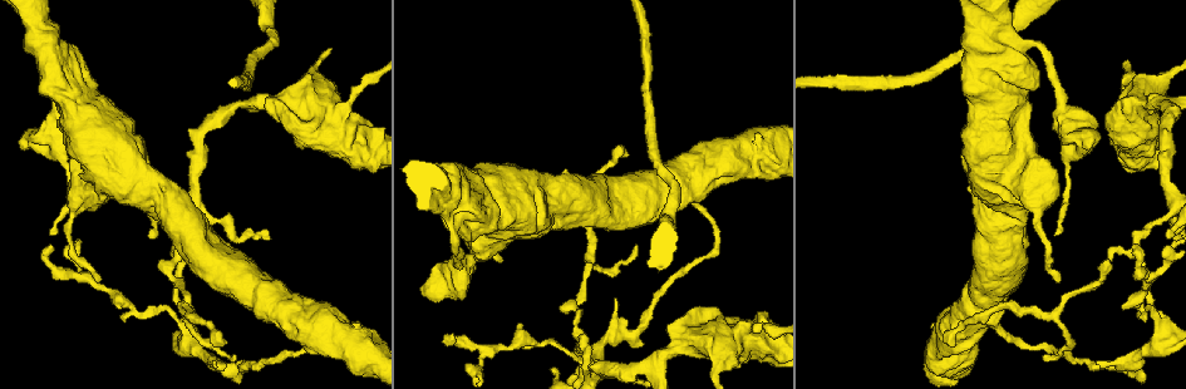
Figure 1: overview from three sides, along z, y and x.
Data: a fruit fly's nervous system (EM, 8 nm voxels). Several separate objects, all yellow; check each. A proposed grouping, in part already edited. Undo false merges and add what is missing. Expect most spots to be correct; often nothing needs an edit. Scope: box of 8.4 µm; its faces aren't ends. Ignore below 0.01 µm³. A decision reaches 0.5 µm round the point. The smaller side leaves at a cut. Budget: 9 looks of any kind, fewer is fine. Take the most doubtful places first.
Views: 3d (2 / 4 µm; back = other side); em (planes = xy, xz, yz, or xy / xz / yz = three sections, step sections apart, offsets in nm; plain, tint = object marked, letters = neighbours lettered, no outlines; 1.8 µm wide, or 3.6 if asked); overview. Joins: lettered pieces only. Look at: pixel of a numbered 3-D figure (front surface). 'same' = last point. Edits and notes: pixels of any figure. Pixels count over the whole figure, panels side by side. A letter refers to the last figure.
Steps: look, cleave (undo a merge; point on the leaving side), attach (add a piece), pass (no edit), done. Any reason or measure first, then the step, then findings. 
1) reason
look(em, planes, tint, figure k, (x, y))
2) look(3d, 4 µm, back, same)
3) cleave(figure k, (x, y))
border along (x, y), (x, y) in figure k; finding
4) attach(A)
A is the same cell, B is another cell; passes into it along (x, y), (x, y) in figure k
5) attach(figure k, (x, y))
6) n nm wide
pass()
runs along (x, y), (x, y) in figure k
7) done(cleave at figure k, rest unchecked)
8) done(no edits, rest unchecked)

four or more arms meet
look(3d, 4 µm, figure 1, (183, 324))

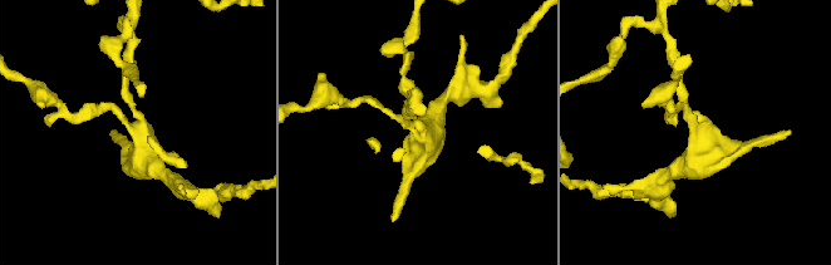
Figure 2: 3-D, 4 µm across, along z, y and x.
4 arms; shape alone is not enough
look(em, xz, step 8, tint, figure 2, (136, 123))

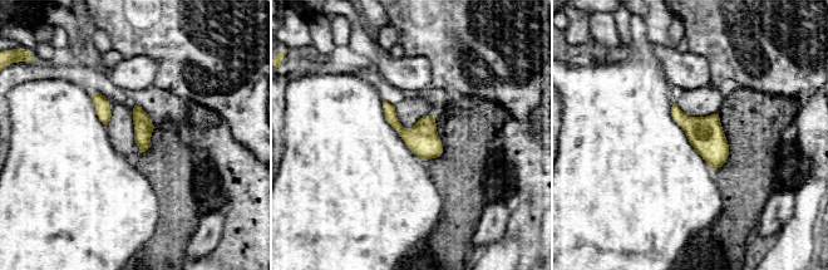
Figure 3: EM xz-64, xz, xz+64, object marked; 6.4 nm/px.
look(em, planes, letters, same)

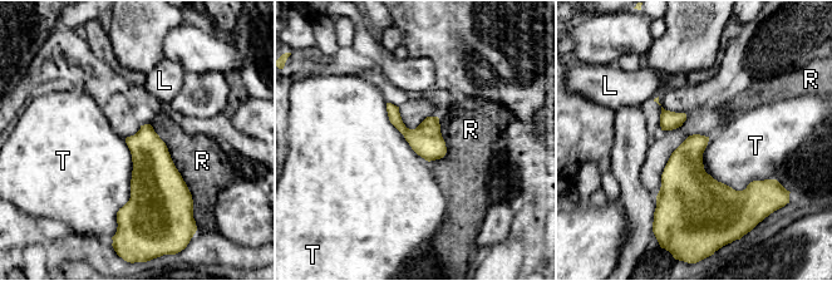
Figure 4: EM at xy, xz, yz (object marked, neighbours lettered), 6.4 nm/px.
pass()
L, R and T are other cells; border along (708, 137), (718, 181), (774, 180) in figure 4; continuous, no second neuron

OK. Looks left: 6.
thick turns thin
look(em, 3.6 µm, planes, letters, figure 1, (1026, 51))

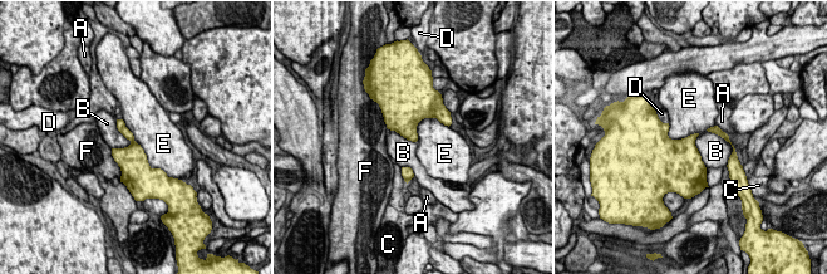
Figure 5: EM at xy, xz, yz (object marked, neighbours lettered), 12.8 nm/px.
220 nm wide; E touches over 850 nm
pass()
A, B, C, D, E and F are other cells; one neuron here

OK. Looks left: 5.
calibre changes
look(em, 3.6 µm, xy, step 8, tint, figure 1, (993, 320))

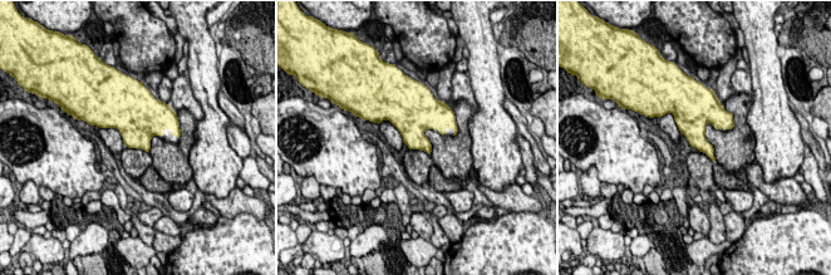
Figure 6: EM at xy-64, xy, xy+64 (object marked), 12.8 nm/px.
look(em, 3.6 µm, planes, letters, same)

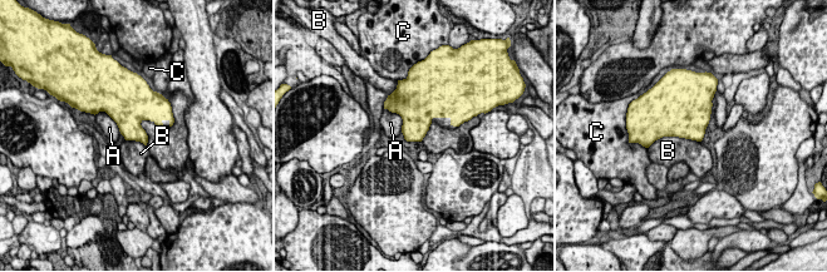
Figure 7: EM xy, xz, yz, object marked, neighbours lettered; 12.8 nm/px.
320 nm wide
pass()
A, B and C are other cells; continuous, no second neuron

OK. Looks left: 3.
free end
look(em, 3.6 µm, planes, letters, figure 1, (1134, 247))

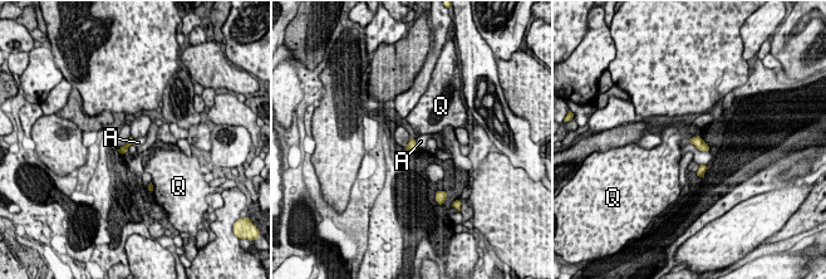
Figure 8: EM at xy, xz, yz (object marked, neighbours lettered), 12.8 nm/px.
A touches over 140 nm
pass()
A and Q are other cells; no lettered piece goes on from it

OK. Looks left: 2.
done(no edits, rest unchecked)

